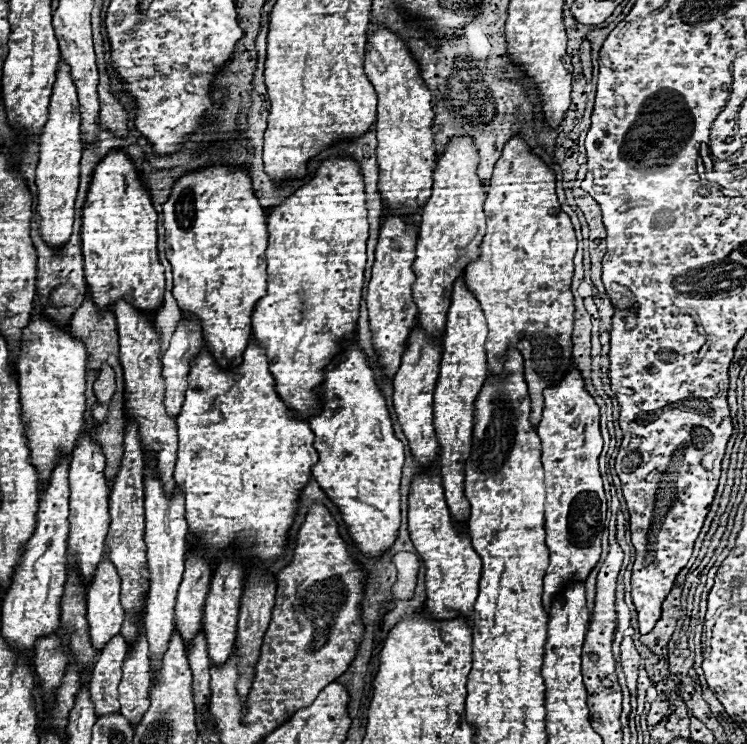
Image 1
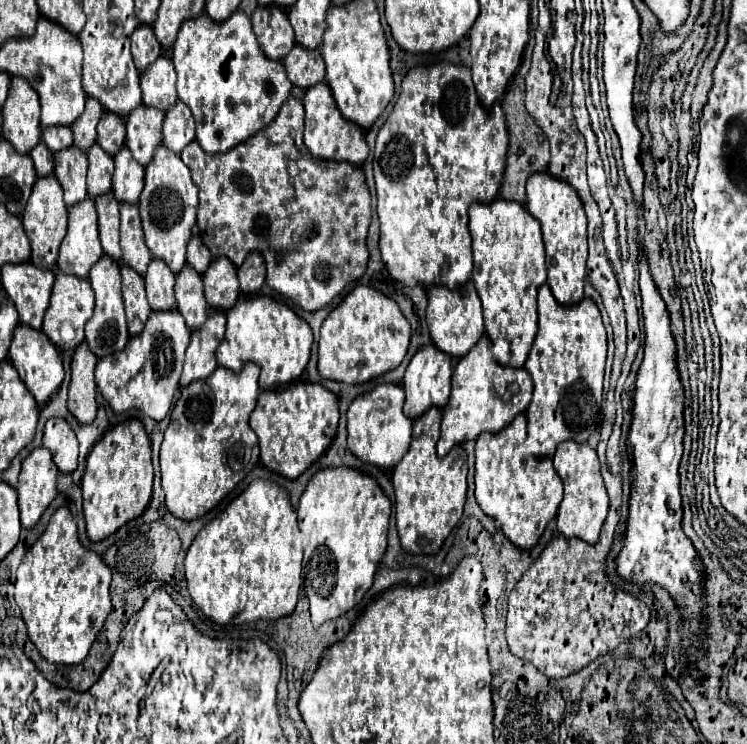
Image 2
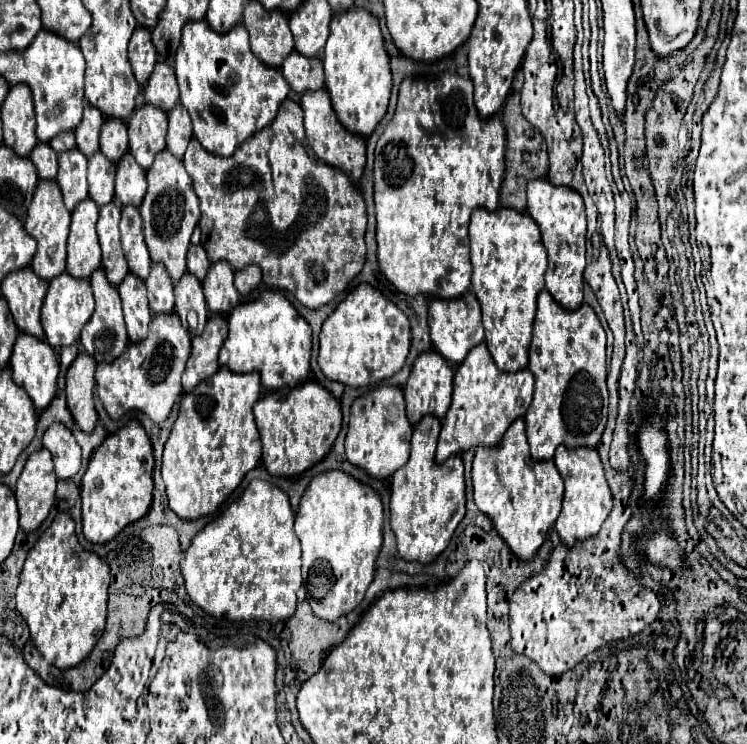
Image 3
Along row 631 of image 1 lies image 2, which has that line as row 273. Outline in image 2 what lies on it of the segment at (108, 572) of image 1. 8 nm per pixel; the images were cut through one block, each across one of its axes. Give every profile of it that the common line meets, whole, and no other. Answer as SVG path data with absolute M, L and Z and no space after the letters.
M102 254L102 258L90 270L88 280L96 294L96 308L94 308L94 316L86 324L86 342L98 358L104 358L104 356L110 356L110 354L122 350L122 346L126 346L126 342L130 340L130 334L126 328L122 292L120 292L120 264L114 258L110 258L108 254Z

